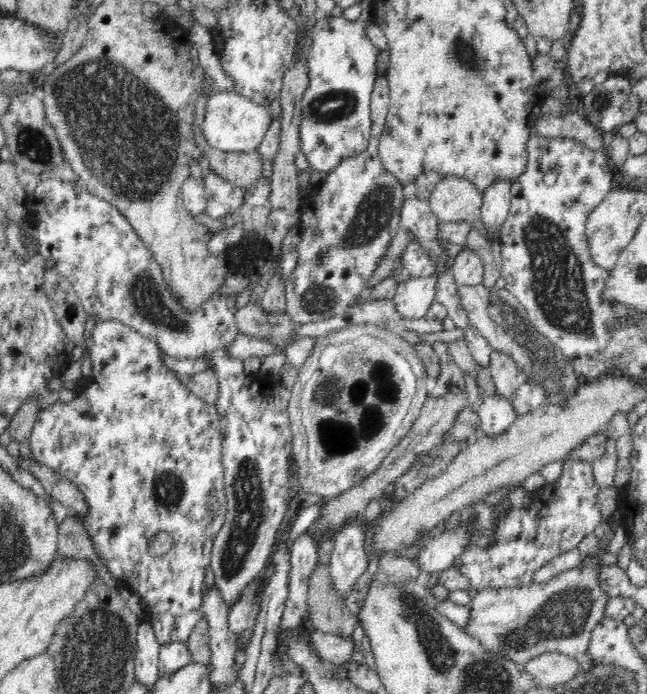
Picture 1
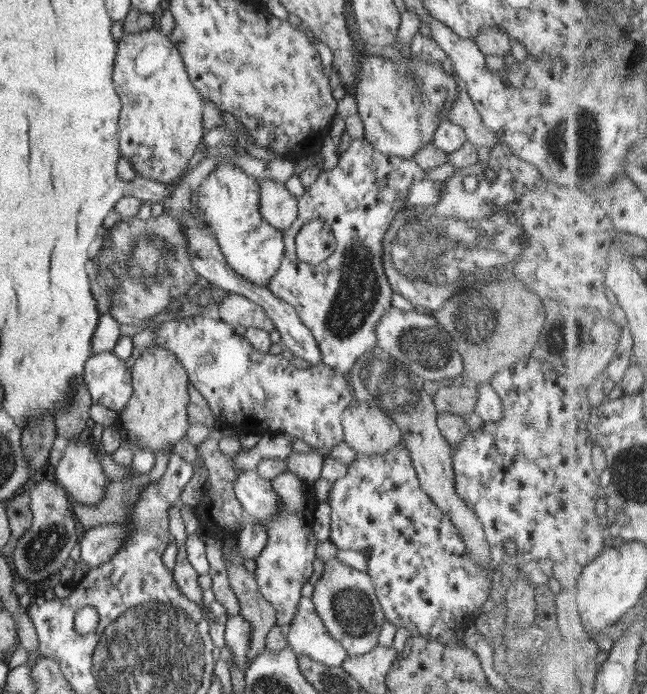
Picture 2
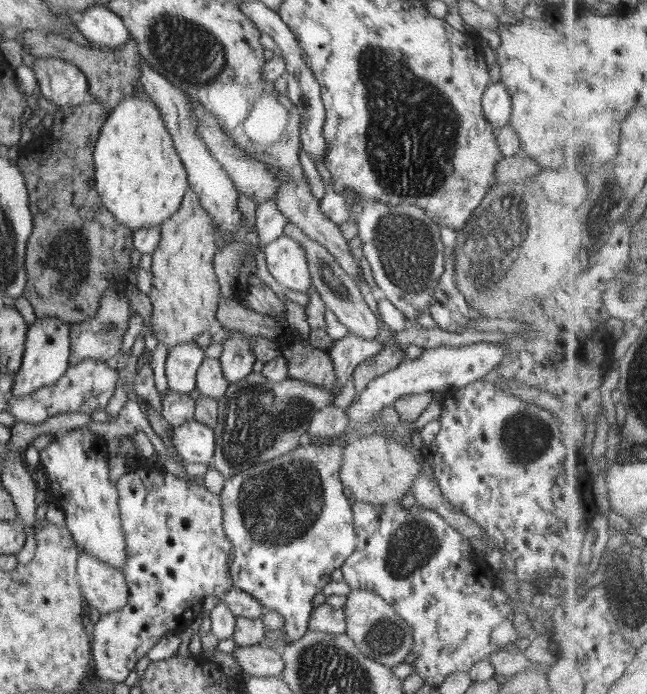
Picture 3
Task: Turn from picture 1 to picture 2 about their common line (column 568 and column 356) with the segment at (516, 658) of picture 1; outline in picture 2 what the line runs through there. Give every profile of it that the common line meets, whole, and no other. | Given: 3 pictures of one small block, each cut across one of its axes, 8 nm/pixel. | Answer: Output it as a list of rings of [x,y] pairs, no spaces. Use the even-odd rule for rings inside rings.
[[[332,557],[325,562],[311,599],[328,632],[347,650],[348,656],[367,654],[378,645],[379,632],[386,620],[369,573],[358,571],[342,563],[338,557]]]

